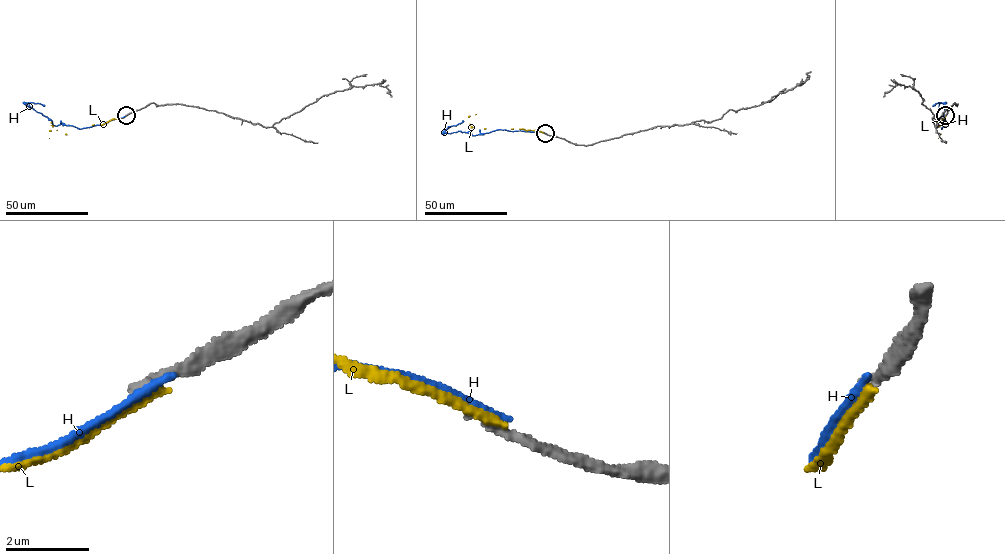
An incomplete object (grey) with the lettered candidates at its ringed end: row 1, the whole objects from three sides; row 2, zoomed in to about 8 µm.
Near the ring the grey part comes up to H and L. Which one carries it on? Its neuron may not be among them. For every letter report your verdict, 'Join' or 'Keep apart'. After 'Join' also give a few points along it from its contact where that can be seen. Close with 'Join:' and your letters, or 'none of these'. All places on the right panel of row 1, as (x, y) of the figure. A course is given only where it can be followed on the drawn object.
H: Keep apart
L: Keep apart
Join: none of these

